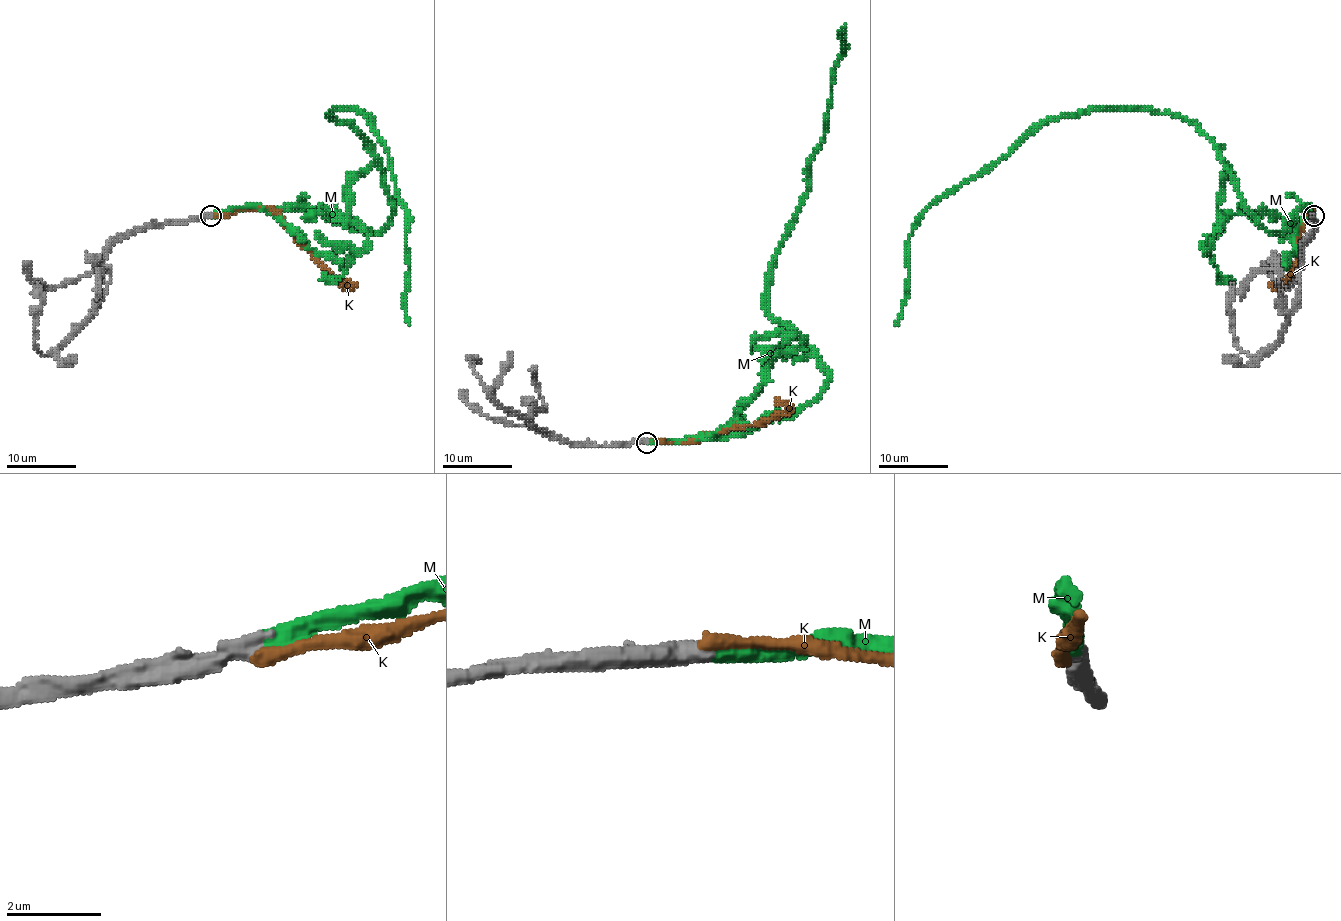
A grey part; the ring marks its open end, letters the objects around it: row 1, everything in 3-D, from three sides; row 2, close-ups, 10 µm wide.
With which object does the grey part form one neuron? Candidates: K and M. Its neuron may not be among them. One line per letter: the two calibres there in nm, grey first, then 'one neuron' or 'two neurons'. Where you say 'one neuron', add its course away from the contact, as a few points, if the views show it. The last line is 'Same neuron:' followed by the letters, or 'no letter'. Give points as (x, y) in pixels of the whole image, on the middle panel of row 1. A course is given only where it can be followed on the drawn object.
K: 480 nm thick on the grey side, 300 nm on the other; two neurons
M: 440 nm thick on the grey side, 440 nm on the other; one neuron; it runs (646, 442), (748, 433), (824, 386), (816, 353), (767, 310), (767, 281), (823, 138), (845, 26)
Same neuron: M

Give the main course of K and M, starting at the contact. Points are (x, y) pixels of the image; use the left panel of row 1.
K: (210, 216), (269, 207), (335, 277), (349, 284), (340, 284)
M: (210, 214), (312, 207), (378, 232), (390, 206), (380, 161), (331, 116), (368, 114), (408, 213), (409, 325)

